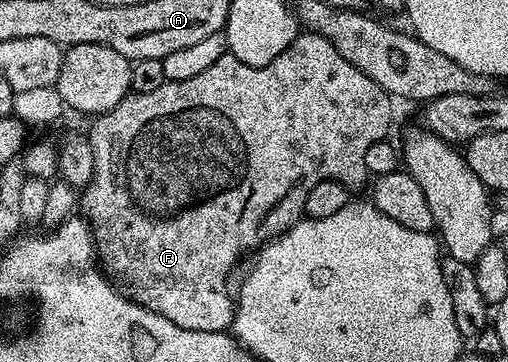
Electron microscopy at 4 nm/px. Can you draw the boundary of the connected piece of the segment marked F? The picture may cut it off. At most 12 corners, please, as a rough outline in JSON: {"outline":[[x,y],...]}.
{"outline":[[324,36],[88,133],[102,273],[229,331],[238,257],[367,185],[391,95]]}

